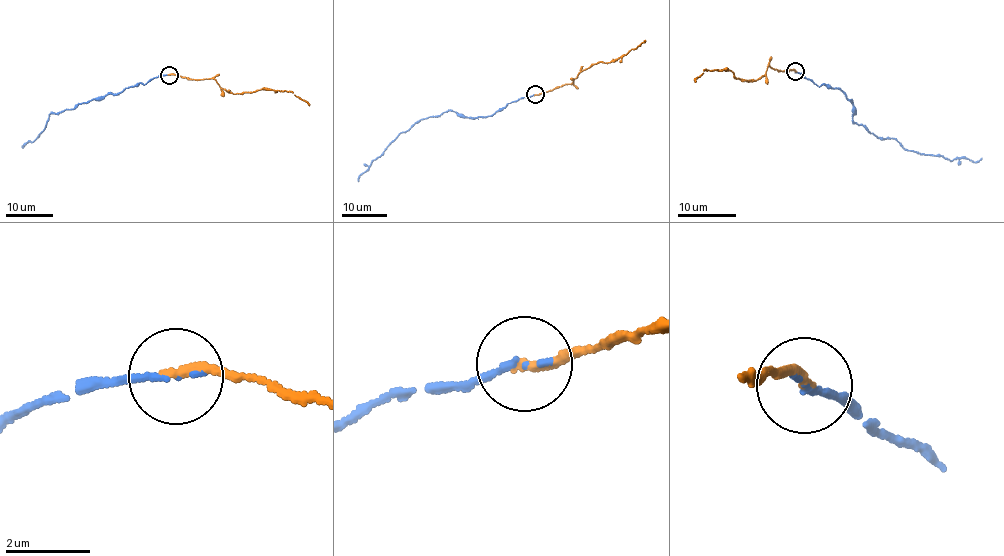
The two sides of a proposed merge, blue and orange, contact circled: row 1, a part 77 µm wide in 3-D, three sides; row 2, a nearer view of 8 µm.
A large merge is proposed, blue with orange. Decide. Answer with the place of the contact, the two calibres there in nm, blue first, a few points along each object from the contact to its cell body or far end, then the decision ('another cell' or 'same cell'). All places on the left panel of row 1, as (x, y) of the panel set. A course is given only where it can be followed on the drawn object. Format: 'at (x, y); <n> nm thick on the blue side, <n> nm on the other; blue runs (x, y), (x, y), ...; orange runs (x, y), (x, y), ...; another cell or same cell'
at (169, 75); 120 nm thick on the blue side, 220 nm on the other; blue runs (169, 75), (152, 77), (145, 83), (50, 114), (37, 137), (22, 145); orange runs (169, 75), (194, 79), (213, 78), (233, 93), (268, 88), (291, 90), (310, 105); same cell

